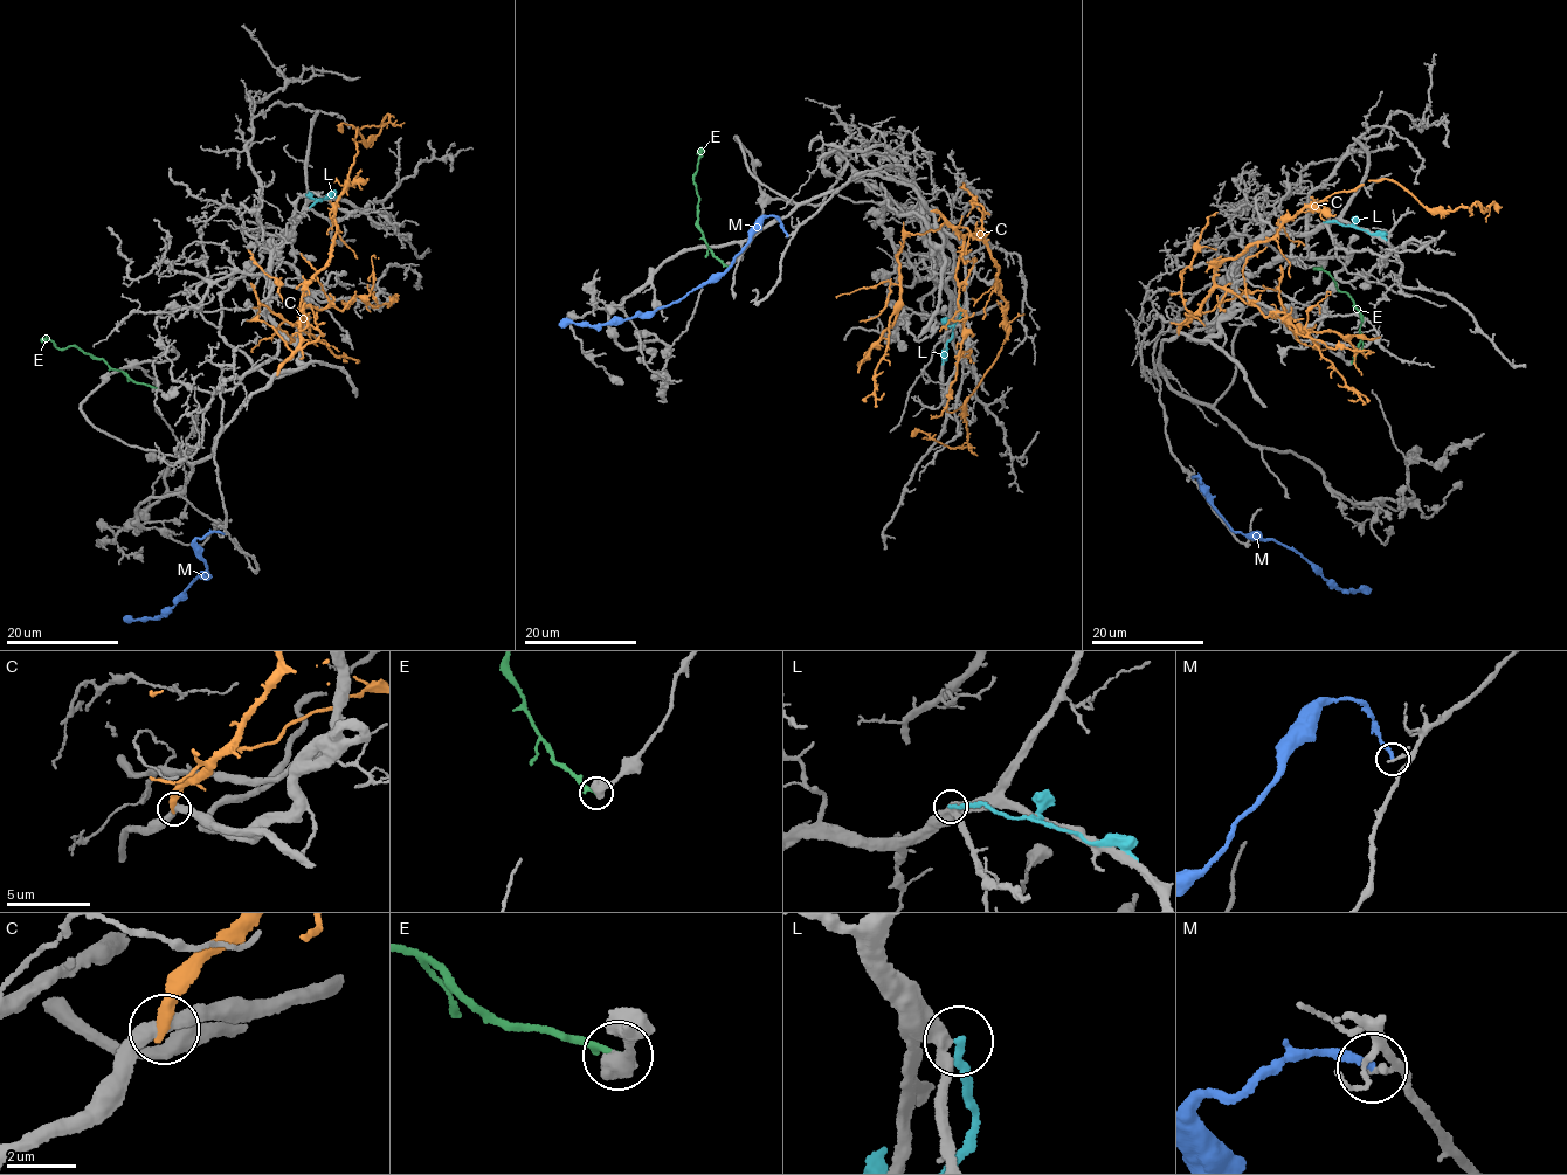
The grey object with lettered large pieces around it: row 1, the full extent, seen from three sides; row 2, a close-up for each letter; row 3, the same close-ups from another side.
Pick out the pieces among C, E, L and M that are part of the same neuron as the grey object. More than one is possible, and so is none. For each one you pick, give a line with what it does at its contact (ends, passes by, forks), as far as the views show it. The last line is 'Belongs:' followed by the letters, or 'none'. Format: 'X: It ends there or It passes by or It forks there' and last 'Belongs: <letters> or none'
Belongs: none

